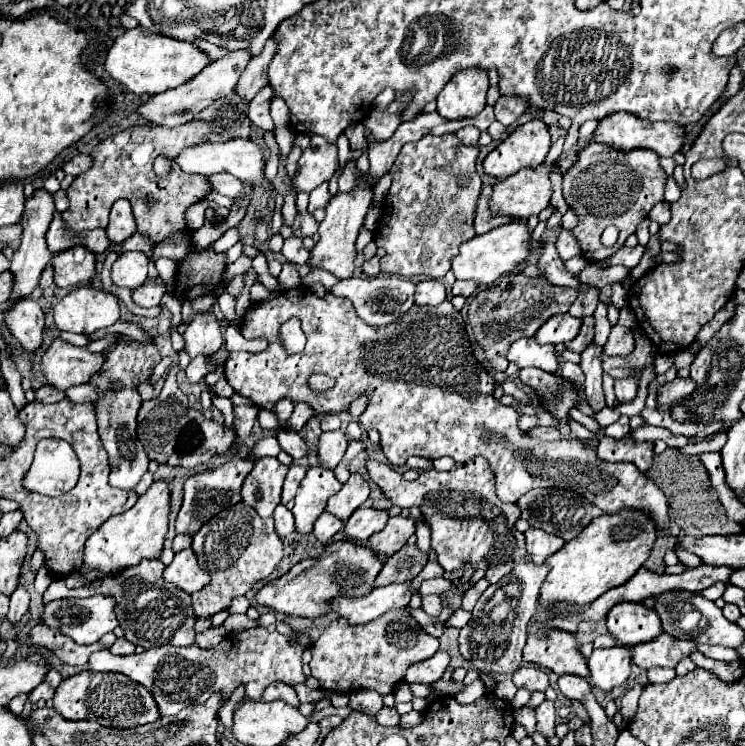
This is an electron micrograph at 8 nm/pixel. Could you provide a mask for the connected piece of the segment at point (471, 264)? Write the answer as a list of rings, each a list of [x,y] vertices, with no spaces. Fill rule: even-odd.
[[[511,220],[509,224],[493,228],[487,234],[475,236],[469,242],[463,242],[459,254],[453,258],[453,272],[457,280],[475,280],[481,286],[489,286],[499,276],[513,272],[531,254],[531,234],[533,232],[525,222]]]

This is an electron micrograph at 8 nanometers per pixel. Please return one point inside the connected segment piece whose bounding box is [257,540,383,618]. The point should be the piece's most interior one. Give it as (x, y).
(346, 567)

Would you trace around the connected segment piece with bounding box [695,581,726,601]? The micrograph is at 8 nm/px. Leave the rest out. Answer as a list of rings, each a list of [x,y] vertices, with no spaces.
[[[716,582],[713,586],[706,588],[701,592],[696,592],[695,594],[699,594],[703,597],[706,597],[708,600],[716,601],[719,597],[721,597],[725,590],[725,583],[724,582]]]

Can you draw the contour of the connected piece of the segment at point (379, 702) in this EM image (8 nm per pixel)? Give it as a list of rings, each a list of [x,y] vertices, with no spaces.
[[[373,690],[351,692],[349,698],[351,698],[349,700],[349,706],[353,710],[363,712],[363,714],[371,714],[371,716],[375,716],[381,710],[381,706],[383,706],[383,698],[377,692],[373,692]]]

